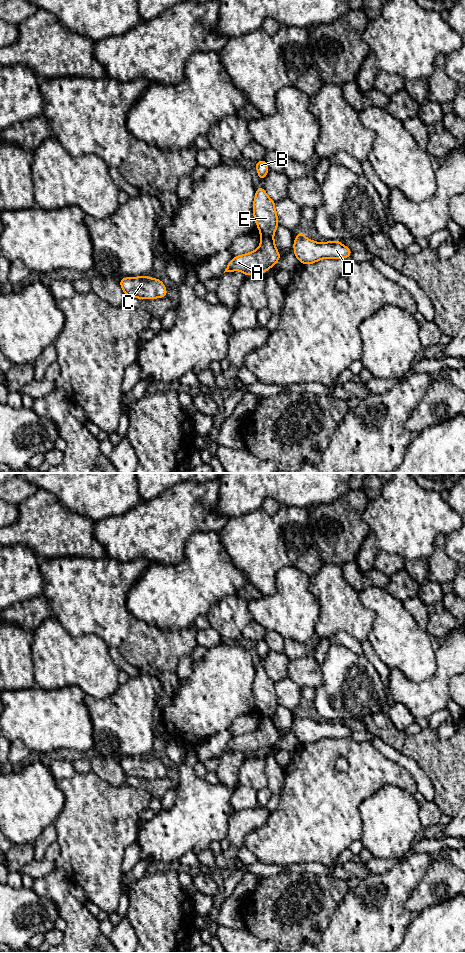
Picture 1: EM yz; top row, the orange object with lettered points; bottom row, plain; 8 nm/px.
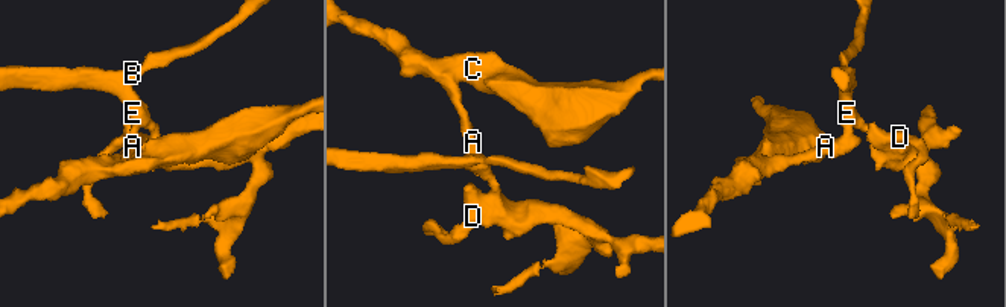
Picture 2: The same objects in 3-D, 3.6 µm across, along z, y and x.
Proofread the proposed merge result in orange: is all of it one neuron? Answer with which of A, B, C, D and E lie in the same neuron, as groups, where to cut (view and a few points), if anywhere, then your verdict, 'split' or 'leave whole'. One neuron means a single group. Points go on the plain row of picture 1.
A C / B D E | yz (272, 716), (261, 717) | split

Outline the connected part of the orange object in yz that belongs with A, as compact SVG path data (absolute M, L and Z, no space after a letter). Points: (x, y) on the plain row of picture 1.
M271 716L260 719L260 726L249 733L235 736L227 745L225 752L241 751L245 756L268 751L281 738L275 720Z

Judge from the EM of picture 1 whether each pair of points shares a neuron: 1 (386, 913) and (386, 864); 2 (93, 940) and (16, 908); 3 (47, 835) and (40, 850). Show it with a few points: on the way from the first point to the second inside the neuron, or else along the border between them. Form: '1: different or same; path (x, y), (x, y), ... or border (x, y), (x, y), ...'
1: different; border (407, 859), (397, 862), (381, 873), (373, 873)
2: different; border (45, 897), (54, 903), (60, 916)
3: same; path (46, 839), (40, 846)

